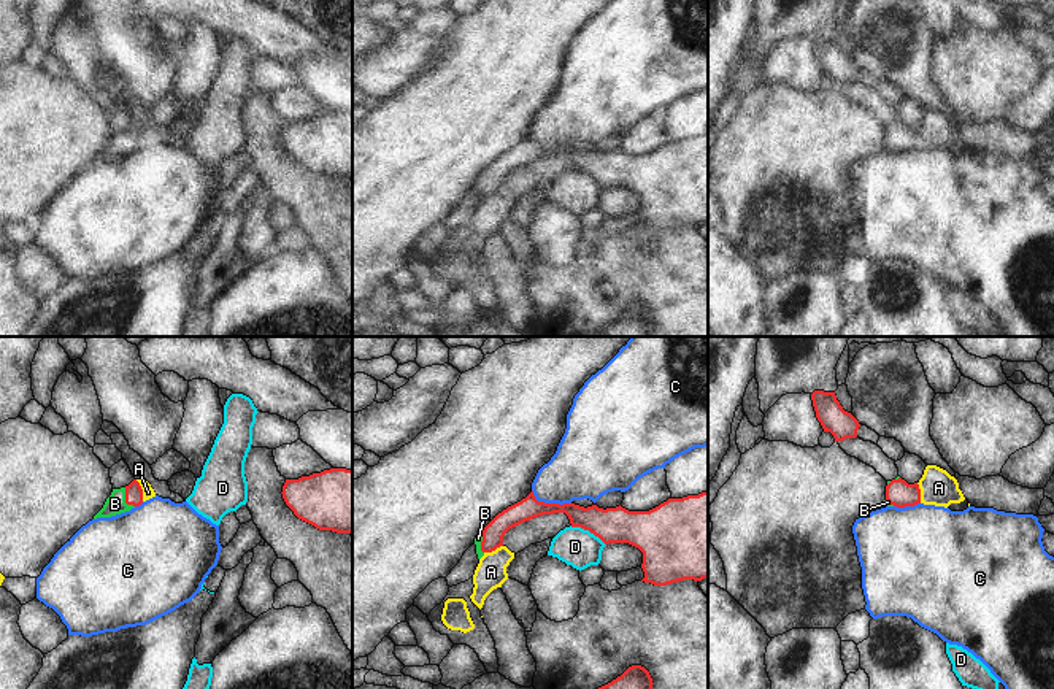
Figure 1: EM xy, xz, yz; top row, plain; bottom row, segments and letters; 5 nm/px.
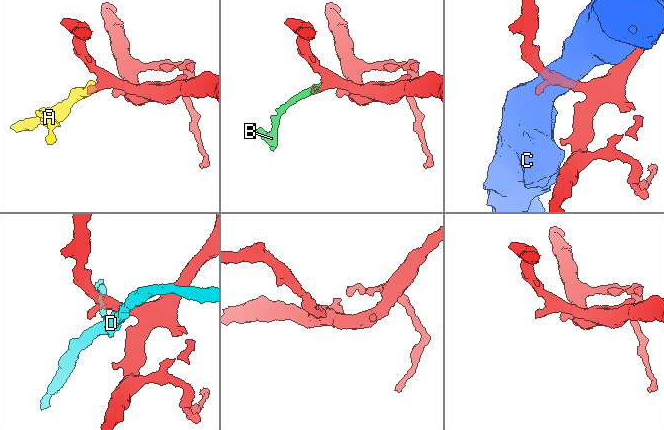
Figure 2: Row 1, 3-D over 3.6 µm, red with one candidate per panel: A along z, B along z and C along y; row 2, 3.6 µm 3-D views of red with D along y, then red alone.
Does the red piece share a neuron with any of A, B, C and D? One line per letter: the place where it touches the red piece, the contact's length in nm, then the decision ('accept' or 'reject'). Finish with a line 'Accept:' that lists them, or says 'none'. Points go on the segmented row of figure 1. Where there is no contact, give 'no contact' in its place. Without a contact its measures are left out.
A: xy (142, 491) | 120 nm | reject
B: xy (126, 499) | 120 nm | accept
C: xz (550, 504) | 220 nm | reject
D: xz (588, 529) | 200 nm | reject
Accept: B

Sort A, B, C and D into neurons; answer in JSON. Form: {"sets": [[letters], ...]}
{"sets": [["A"], ["B"], ["C"], ["D"]]}

